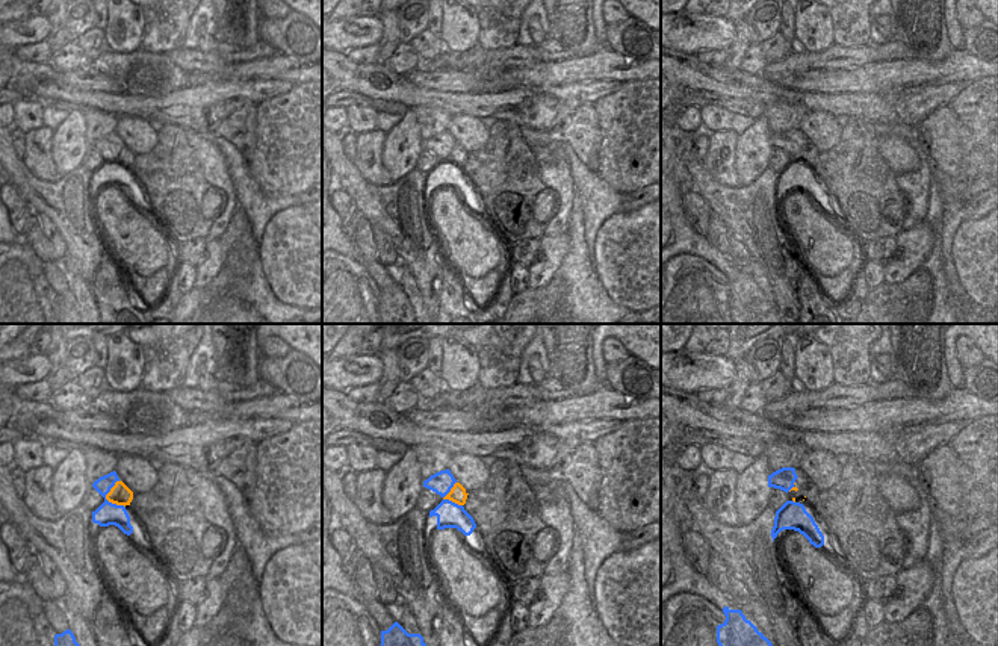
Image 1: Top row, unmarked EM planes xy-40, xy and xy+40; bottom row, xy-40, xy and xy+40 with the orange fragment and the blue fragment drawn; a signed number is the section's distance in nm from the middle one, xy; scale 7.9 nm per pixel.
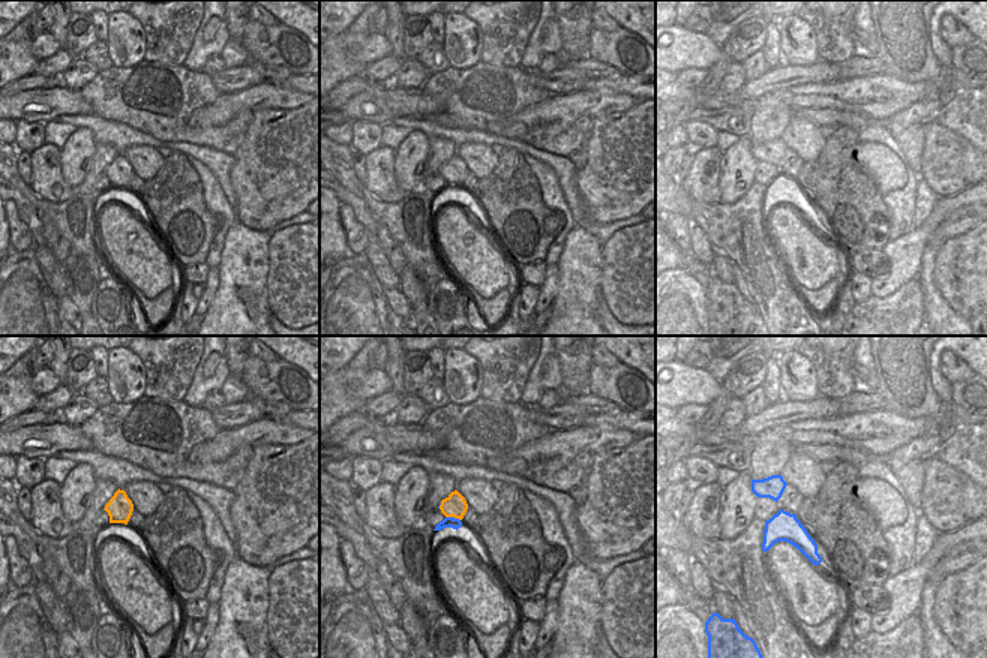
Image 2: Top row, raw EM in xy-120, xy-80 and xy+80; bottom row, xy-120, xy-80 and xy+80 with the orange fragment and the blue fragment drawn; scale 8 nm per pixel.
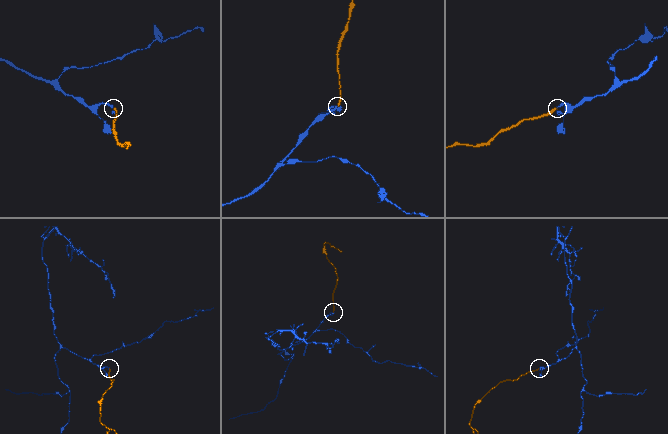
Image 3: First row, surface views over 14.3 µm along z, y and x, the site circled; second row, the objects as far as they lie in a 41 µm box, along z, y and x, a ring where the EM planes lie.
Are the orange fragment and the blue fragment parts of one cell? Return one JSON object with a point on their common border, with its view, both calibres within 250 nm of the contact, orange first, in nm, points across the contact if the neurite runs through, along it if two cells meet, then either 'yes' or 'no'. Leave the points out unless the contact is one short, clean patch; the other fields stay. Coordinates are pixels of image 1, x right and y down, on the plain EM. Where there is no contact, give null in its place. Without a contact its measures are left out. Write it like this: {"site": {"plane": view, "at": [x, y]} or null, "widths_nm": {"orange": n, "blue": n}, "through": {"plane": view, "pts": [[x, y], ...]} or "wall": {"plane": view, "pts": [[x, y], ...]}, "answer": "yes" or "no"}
{"site": {"plane": "xy-40", "at": [106, 159]}, "widths_nm": {"orange": 170, "blue": 180}, "through": {"plane": "xy-40", "pts": [[120, 155], [114, 159], [106, 159], [108, 174]]}, "answer": "yes"}

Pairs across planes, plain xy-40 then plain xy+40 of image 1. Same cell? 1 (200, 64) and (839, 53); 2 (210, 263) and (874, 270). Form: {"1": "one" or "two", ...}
{"1": "one", "2": "two"}

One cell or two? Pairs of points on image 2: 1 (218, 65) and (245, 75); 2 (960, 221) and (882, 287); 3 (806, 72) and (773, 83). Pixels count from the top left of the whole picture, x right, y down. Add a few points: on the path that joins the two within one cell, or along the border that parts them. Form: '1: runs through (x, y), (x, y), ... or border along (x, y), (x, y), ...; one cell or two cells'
1: border along (227, 68), (212, 77); two cells
2: border along (947, 216), (930, 236), (926, 246); two cells
3: runs through (798, 75), (780, 77); one cell

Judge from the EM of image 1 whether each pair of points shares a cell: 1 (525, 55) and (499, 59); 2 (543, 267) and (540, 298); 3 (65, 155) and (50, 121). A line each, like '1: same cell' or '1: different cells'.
1: same cell
2: different cells
3: different cells

